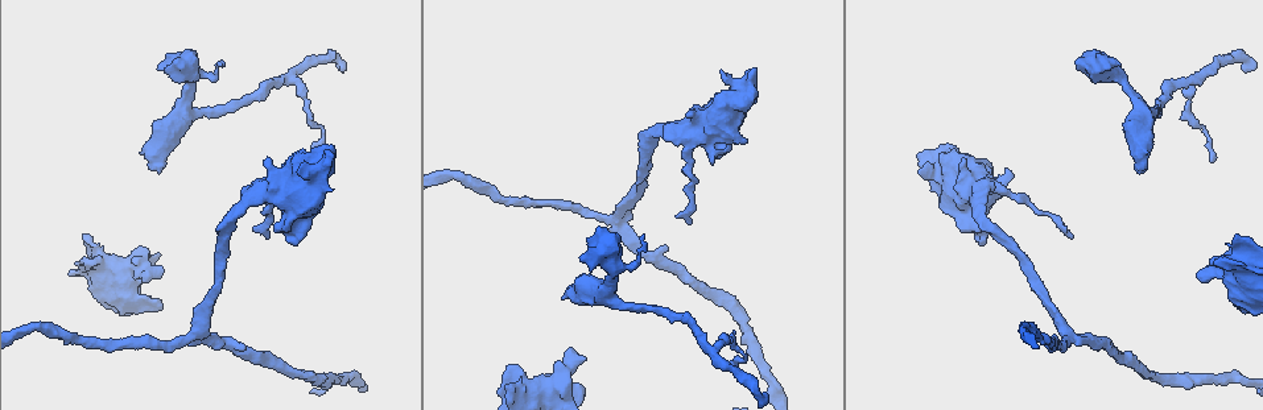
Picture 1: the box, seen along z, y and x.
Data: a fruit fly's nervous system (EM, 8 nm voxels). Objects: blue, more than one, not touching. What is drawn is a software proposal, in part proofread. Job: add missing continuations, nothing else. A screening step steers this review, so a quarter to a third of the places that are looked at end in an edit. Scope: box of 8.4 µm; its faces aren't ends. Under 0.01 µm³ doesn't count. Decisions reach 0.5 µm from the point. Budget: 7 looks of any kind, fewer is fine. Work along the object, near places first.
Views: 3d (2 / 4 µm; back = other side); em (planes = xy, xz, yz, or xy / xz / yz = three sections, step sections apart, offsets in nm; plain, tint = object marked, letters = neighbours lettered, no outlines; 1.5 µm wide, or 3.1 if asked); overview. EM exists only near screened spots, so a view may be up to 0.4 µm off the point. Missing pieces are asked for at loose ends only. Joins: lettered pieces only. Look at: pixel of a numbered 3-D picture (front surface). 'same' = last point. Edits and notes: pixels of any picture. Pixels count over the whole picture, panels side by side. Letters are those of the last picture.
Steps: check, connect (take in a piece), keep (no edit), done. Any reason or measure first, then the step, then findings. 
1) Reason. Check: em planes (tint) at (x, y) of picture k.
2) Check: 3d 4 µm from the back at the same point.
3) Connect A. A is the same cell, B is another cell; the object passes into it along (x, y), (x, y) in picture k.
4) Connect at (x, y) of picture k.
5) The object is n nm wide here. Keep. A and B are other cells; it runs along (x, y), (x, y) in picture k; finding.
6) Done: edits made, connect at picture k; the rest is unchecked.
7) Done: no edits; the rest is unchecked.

Free end. Check: em planes (tint) at (1141, 168) of picture 1.

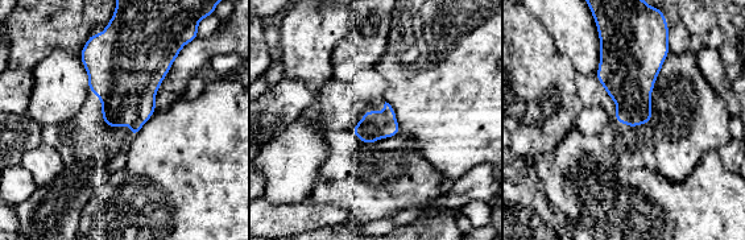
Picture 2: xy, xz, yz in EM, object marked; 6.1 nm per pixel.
Check: em planes (letters) at the same point.

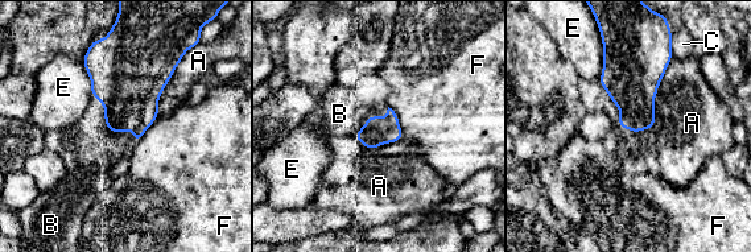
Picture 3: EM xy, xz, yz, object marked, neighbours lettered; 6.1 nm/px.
Connect B. B is the same cell, A, C, E and F are other cells; the neuron continues.

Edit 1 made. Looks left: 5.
Stops while still wide. Check: em planes (plain) at (159, 305) of picture 1.

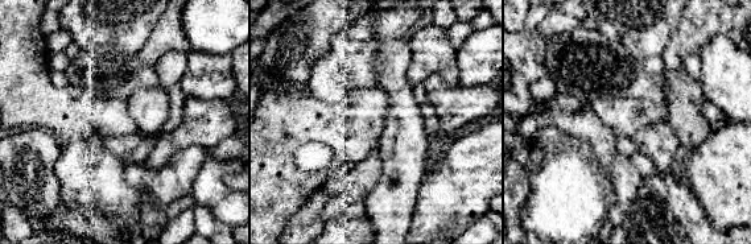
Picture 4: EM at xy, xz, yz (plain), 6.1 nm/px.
What lies round it. Check: em planes (letters) at the same point.

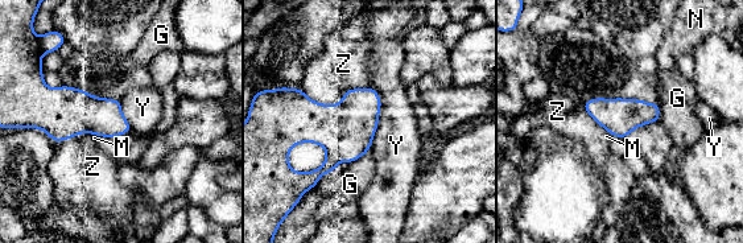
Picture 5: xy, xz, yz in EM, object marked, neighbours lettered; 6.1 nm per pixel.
The object is 240 nm wide here; the longest contact is with Z, 420 nm. Keep. G, M, N, Y and Z are other cells; no lettered piece goes on from it.

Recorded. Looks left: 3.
Check: 3d 2 µm at (643, 234) of picture 1.

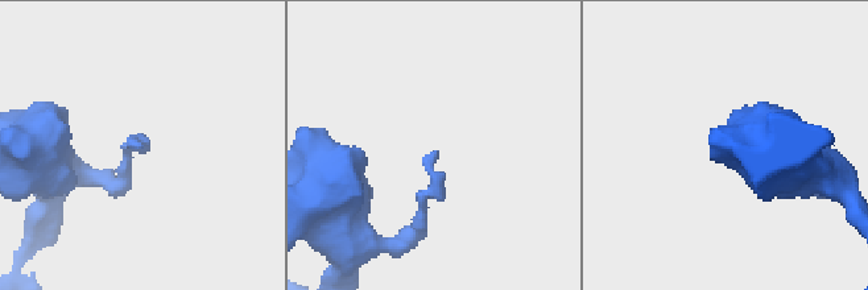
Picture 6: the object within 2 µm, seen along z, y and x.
Need the tissue. Check: em yz step 8 (letters) at (130, 143) of picture 6.

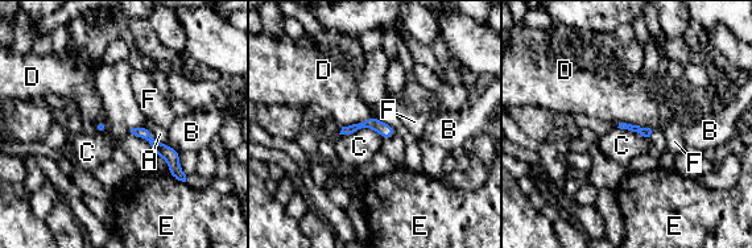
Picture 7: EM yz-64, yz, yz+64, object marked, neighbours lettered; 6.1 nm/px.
Check: em planes (letters) at the same point.

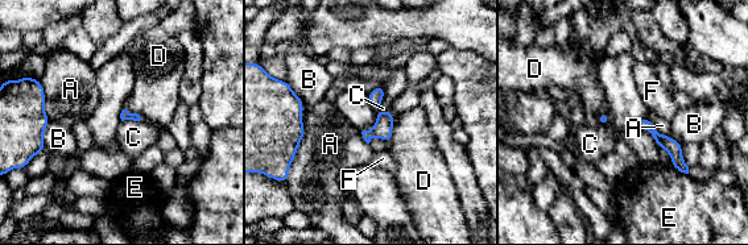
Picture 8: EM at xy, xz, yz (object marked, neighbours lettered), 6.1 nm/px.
Keep. A, B, C, D, E and F are other cells; it runs along (380, 90), (376, 111), (387, 138) in picture 8; no lettered piece goes on from it.

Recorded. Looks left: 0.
Done: edits made, connect at picture 3; the rest is unchecked.

